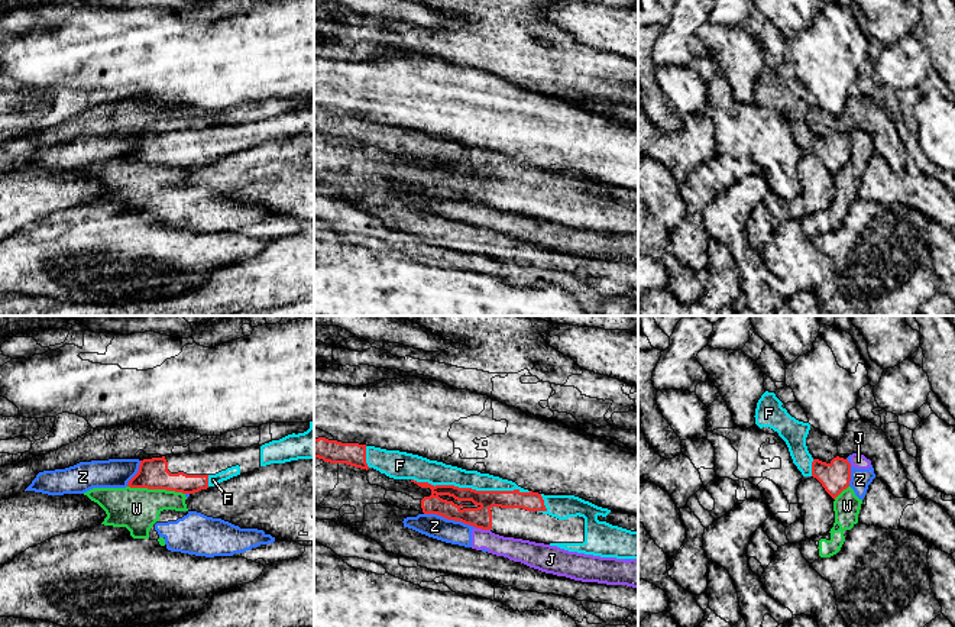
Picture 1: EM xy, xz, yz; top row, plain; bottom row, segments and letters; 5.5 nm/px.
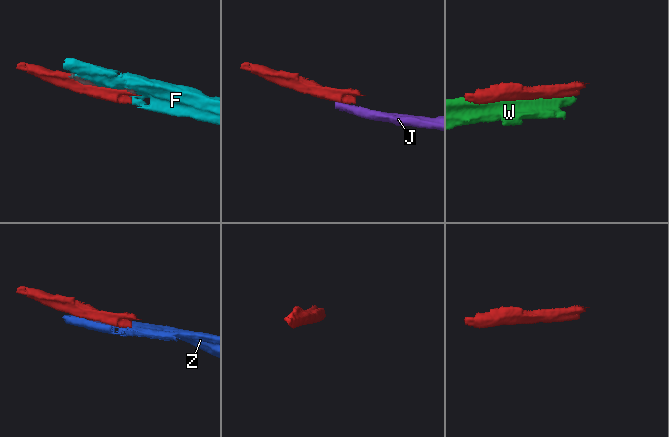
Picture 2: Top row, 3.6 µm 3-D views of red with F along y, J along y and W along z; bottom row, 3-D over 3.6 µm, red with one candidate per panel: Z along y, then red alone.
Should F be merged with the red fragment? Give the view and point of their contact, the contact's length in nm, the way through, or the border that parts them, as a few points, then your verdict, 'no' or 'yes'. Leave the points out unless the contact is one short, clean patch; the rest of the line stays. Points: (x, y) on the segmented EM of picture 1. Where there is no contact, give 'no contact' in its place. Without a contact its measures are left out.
meets red in xz at (470, 488); contact 650 nm long; yes

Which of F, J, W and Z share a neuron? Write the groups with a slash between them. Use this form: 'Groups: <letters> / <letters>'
Groups: F / J W Z

